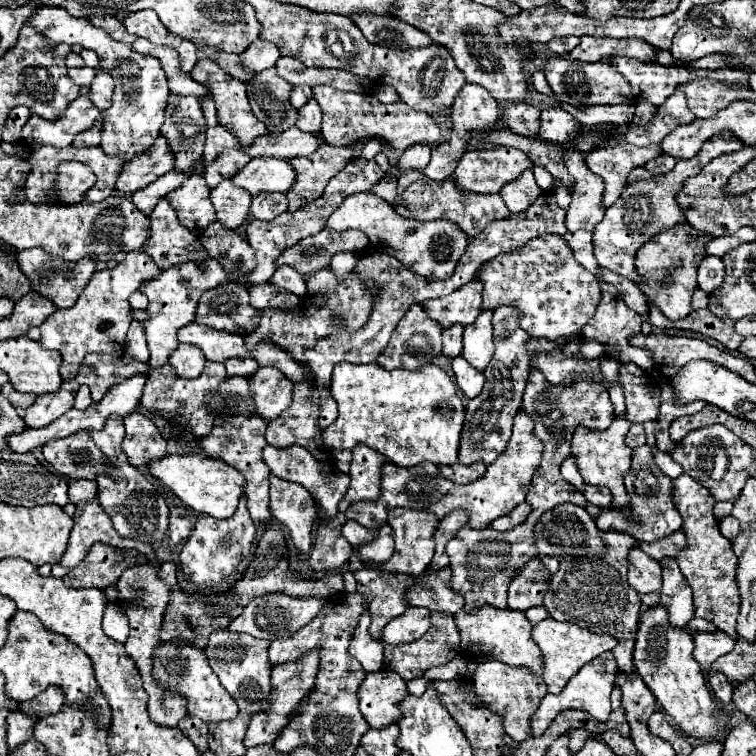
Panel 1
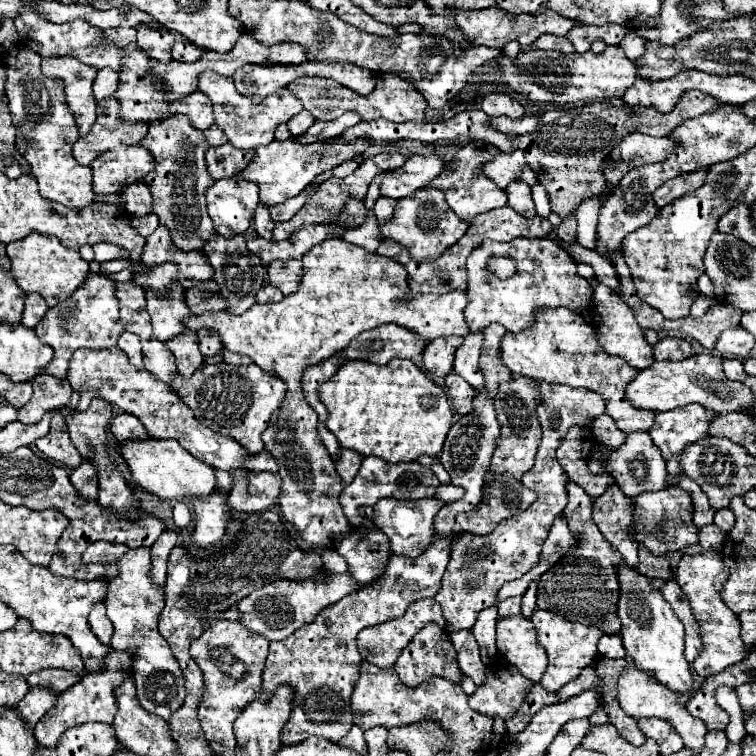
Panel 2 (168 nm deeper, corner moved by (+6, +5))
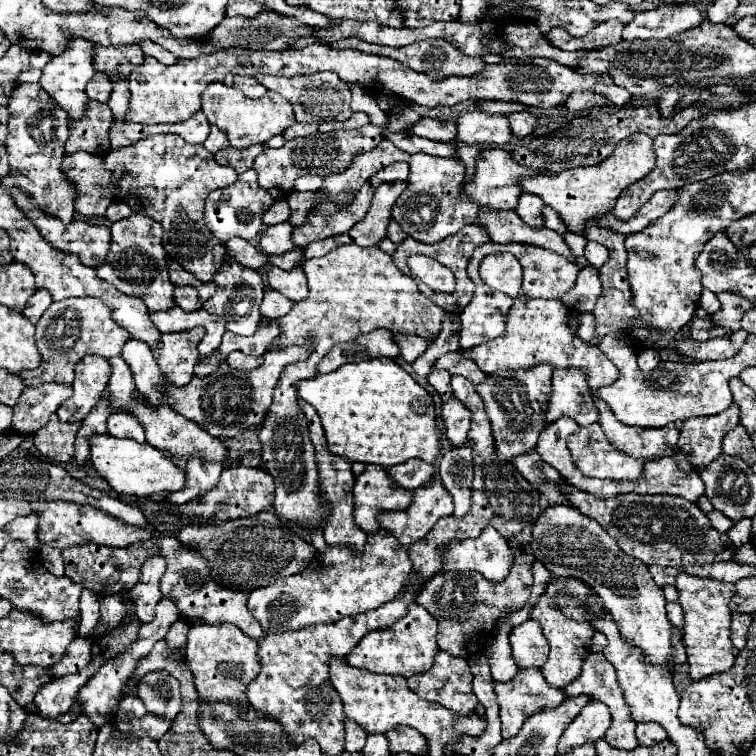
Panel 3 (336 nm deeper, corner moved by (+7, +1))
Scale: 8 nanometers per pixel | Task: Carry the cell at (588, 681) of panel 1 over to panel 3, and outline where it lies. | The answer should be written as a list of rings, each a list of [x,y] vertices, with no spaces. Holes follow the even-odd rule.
[[[526,668],[526,670],[518,670],[518,674],[510,680],[510,682],[496,682],[494,684],[494,692],[498,696],[498,706],[500,706],[500,720],[502,720],[502,736],[510,738],[514,734],[518,734],[518,730],[522,728],[524,720],[544,708],[554,708],[558,706],[558,702],[562,702],[566,698],[566,694],[558,688],[550,688],[544,682],[544,676],[538,668]]]

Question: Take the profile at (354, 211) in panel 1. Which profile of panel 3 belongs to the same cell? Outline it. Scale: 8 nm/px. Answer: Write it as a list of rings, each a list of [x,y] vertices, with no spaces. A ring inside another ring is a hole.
[[[414,154],[410,158],[410,176],[408,190],[398,196],[398,202],[392,208],[392,218],[418,242],[436,244],[450,234],[456,234],[462,226],[474,224],[478,218],[478,206],[460,198],[460,188],[464,182],[466,166],[460,158],[440,158],[428,154]]]

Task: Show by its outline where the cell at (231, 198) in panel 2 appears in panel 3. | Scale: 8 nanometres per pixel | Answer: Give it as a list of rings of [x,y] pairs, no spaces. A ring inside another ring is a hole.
[[[246,170],[244,174],[240,174],[240,178],[226,186],[226,188],[218,188],[214,192],[208,194],[206,198],[206,208],[204,208],[204,222],[208,226],[208,230],[222,242],[226,244],[230,238],[244,238],[244,240],[252,240],[260,230],[262,230],[262,212],[270,208],[270,194],[266,194],[266,190],[262,190],[258,186],[258,178],[254,174],[254,170]]]

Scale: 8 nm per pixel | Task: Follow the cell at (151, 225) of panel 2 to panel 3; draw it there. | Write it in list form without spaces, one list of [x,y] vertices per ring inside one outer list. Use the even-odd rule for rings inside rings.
[[[132,214],[130,218],[112,224],[112,246],[106,262],[96,268],[98,278],[110,282],[124,294],[134,294],[144,300],[150,312],[160,312],[172,308],[176,302],[172,298],[174,286],[166,274],[166,250],[162,248],[162,226],[144,214]]]

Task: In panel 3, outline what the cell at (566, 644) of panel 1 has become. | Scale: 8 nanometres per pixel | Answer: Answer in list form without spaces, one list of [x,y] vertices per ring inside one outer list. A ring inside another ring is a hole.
[[[544,596],[532,608],[530,618],[536,620],[542,626],[542,632],[548,638],[548,644],[550,644],[550,656],[548,656],[548,662],[544,664],[544,668],[542,668],[542,674],[544,674],[546,682],[552,688],[564,688],[564,686],[568,686],[582,672],[582,662],[590,654],[590,644],[592,644],[594,628],[590,624],[586,624],[586,622],[580,624],[580,622],[574,622],[574,620],[566,618],[560,610],[556,610],[556,606],[552,604],[552,600],[548,600]]]

